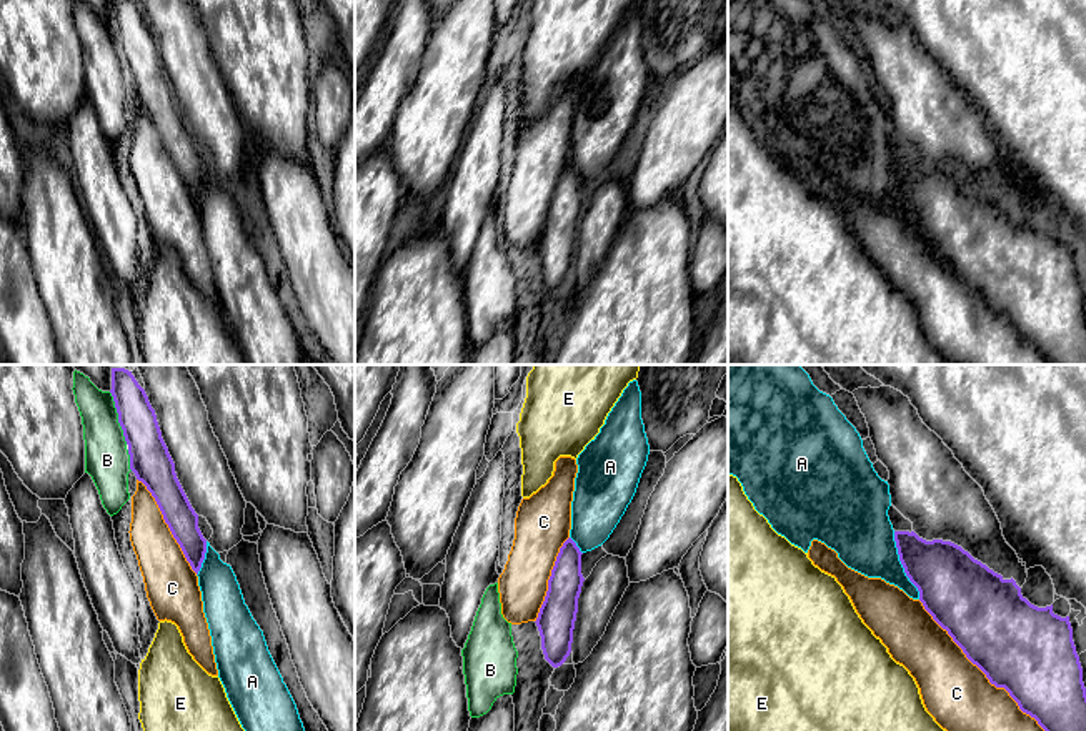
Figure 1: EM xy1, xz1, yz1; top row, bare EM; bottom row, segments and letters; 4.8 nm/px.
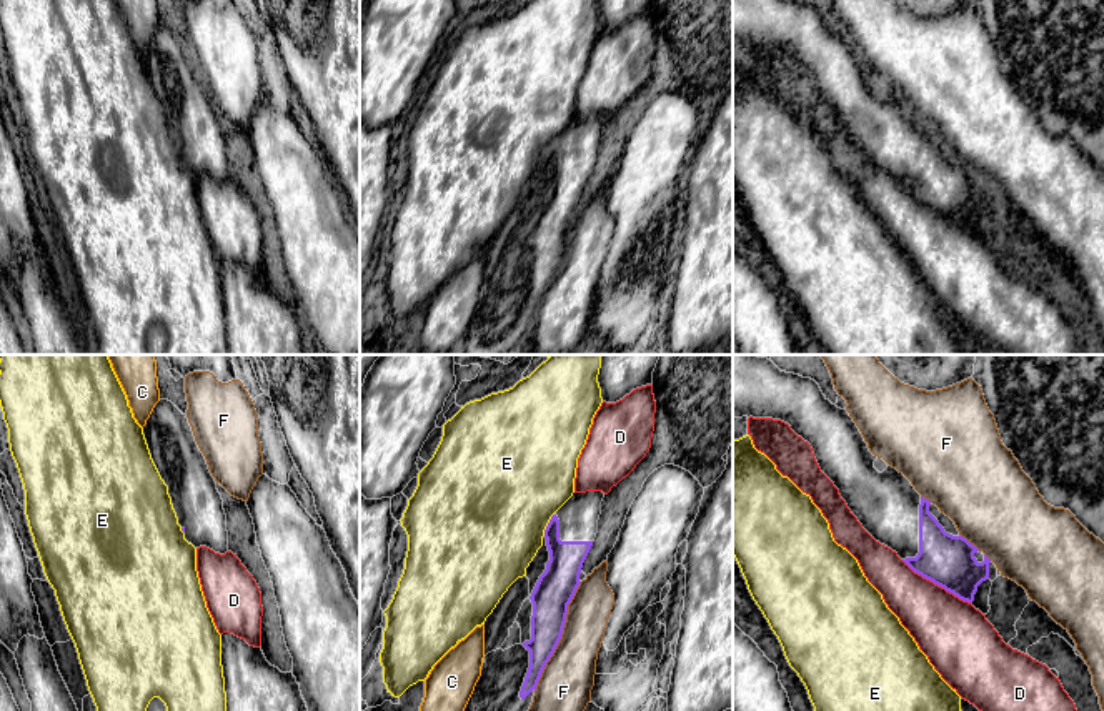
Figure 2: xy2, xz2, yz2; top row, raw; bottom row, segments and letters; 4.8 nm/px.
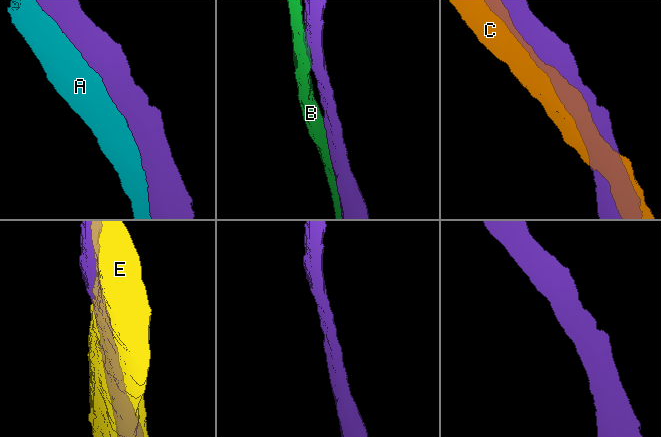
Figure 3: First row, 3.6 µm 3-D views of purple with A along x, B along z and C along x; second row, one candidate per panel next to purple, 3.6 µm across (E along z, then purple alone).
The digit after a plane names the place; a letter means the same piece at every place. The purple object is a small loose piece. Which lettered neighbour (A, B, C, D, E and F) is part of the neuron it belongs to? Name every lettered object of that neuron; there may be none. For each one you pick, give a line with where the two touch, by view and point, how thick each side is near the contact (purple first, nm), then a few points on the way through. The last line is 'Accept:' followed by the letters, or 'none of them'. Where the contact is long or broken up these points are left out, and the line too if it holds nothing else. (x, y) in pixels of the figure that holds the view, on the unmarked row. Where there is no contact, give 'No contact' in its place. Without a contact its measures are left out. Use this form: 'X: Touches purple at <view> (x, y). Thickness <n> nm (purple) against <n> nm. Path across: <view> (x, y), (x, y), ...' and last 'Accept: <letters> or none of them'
Accept: none of them

